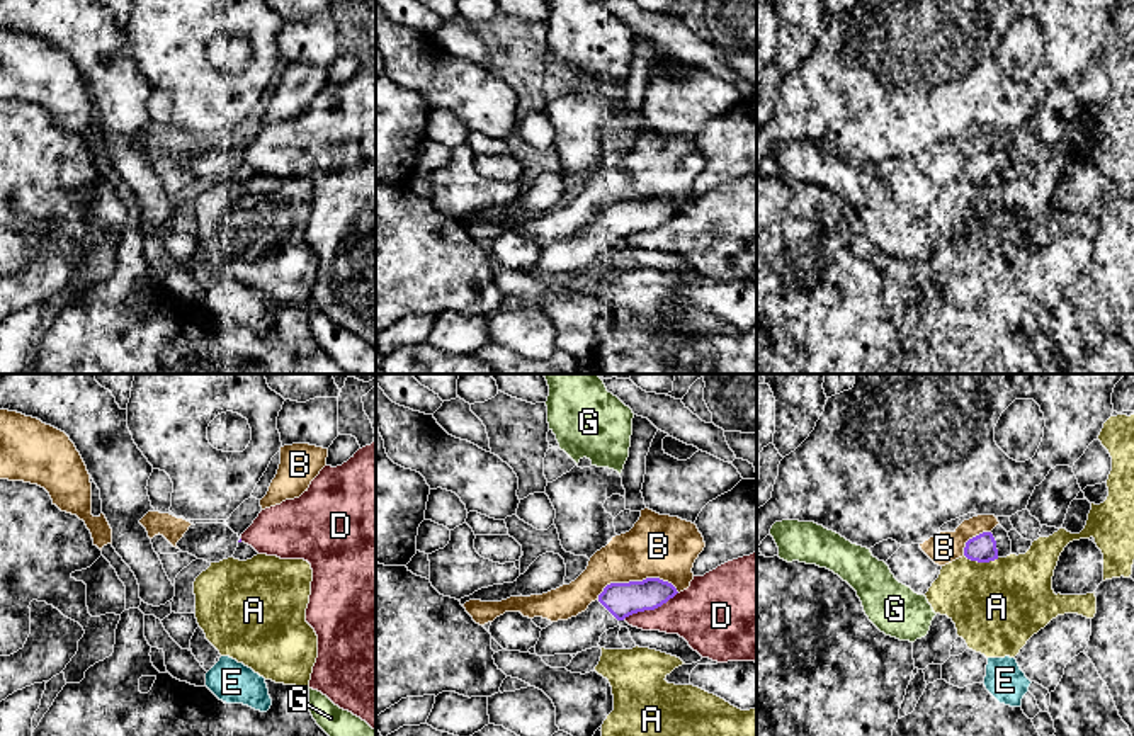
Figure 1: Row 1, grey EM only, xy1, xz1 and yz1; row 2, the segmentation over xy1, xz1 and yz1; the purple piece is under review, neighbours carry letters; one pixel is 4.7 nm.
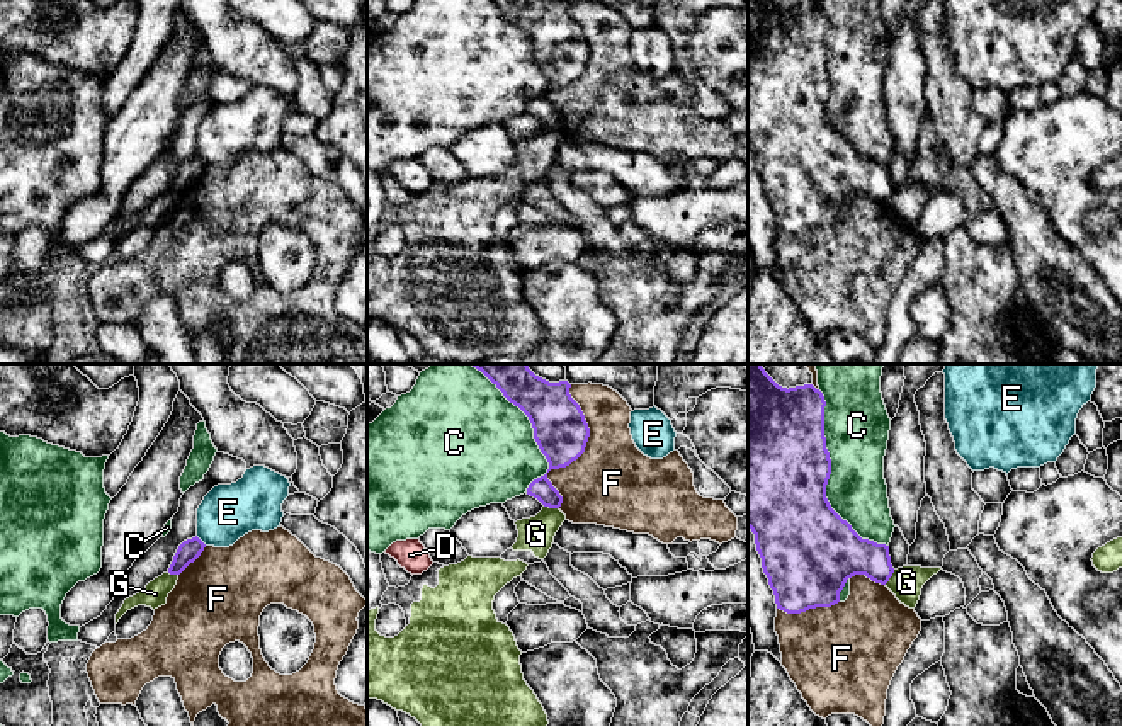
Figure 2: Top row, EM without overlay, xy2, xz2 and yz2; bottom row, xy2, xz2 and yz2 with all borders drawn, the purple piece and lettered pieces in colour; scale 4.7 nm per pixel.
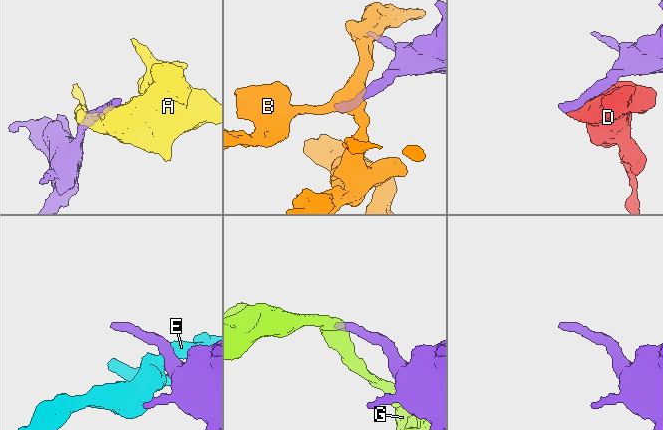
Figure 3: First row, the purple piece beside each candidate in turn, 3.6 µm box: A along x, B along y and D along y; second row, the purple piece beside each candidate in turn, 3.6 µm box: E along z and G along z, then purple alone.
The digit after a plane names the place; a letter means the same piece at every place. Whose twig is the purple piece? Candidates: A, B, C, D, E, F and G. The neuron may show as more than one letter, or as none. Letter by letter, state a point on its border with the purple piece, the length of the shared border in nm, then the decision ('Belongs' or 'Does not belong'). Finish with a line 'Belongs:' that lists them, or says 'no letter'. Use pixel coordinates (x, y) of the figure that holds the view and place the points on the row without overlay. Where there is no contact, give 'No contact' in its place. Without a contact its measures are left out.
A: Touches purple at yz1 (981, 181). Shared border 170 nm. Does not belong
B: Touches purple at xz1 (636, 201). Shared border 400 nm. Does not belong
C: Touches purple at yz2 (828, 96). Shared border 800 nm. Does not belong
D: Touches purple at xz1 (650, 228). Shared border 300 nm. Does not belong
E: Touches purple at xy2 (199, 158). Shared border 70 nm. Does not belong
F: Touches purple at xz2 (582, 72). Shared border 600 nm. Does not belong
G: Touches purple at xz2 (551, 126). Shared border 70 nm. Does not belong
Belongs: no letter

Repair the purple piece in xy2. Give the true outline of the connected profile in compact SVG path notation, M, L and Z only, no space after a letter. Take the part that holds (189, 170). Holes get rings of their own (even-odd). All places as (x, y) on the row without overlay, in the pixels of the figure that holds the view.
M197 155L184 160L173 175L168 192L180 194L190 182L194 182L201 175L204 167L206 163Z

